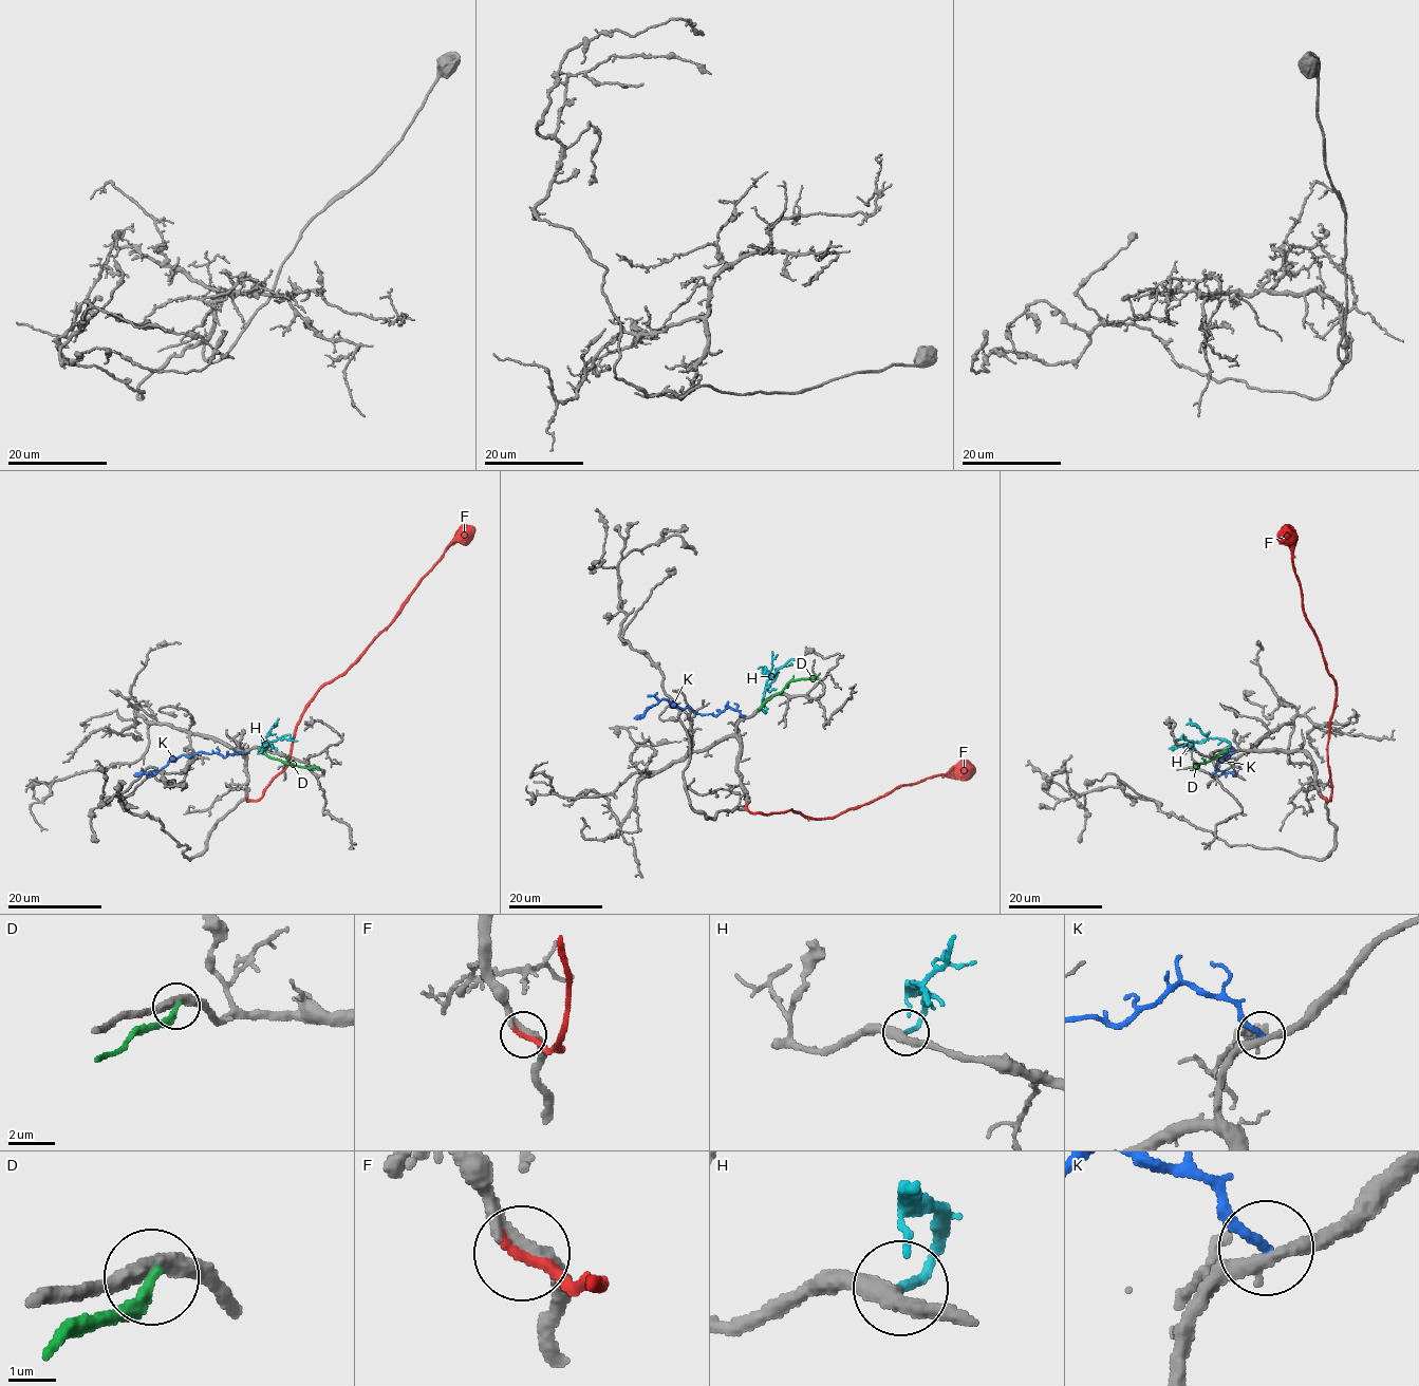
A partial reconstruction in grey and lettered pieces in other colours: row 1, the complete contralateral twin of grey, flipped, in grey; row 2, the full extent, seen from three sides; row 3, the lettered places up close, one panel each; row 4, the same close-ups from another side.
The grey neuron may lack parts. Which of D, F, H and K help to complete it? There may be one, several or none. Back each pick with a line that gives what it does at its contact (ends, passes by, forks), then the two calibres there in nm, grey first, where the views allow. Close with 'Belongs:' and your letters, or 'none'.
F: it ends there; 280 nm thick on the grey side, 280 nm on the other
H: it ends there; 340 nm thick on the grey side, 220 nm on the other
Belongs: F, H

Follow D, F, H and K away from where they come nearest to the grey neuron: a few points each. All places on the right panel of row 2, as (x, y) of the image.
D: (1227, 748), (1191, 770)
F: (1323, 798), (1330, 801), (1329, 723), (1336, 682), (1308, 621), (1292, 564), (1292, 549), (1284, 542), (1286, 528)
H: (1227, 748), (1228, 743), (1221, 738), (1175, 741)
K: (1235, 751), (1225, 755), (1233, 752), (1216, 766), (1218, 770), (1235, 774)

